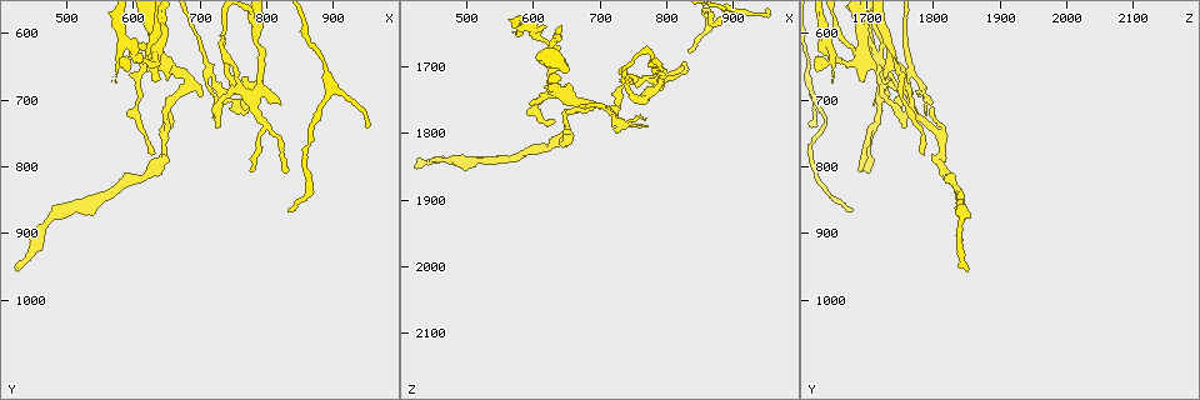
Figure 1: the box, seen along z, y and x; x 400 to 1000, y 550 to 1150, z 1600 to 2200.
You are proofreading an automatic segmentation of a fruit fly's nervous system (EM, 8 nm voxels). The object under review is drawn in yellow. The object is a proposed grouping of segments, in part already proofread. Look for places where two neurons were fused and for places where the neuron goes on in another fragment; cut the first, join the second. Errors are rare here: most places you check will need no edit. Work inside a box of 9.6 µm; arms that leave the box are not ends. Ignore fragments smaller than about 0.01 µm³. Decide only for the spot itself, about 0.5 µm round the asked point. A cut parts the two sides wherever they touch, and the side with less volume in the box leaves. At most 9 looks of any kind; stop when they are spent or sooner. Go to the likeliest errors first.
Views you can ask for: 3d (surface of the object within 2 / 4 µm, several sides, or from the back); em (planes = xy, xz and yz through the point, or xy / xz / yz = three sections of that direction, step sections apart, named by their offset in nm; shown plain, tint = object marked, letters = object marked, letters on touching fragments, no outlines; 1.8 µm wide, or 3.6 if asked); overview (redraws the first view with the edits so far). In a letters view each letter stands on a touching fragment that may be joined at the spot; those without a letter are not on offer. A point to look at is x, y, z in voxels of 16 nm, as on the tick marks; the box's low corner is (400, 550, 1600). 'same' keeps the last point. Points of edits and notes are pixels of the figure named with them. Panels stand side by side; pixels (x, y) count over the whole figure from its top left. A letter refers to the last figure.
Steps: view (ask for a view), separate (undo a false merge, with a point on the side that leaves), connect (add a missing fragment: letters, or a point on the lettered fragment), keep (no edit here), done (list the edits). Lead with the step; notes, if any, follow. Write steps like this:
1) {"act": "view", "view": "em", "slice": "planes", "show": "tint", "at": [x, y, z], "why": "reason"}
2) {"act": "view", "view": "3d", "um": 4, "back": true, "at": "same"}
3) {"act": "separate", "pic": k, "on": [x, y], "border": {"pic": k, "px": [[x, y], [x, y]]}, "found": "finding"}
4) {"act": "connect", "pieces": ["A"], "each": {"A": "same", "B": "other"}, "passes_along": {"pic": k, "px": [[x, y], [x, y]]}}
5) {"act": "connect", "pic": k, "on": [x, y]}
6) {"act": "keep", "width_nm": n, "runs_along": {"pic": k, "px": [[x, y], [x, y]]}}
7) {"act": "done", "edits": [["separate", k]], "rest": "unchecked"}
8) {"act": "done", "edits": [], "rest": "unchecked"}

{"act": "view", "view": "em", "slice": "xz", "step": 8, "show": "tint", "at": [785, 700, 1720], "why": "a fork"}

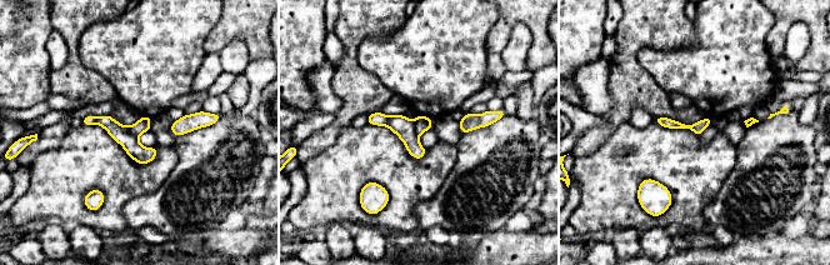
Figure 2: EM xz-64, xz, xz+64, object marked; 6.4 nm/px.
{"act": "view", "view": "em", "slice": "planes", "show": "tint", "at": "same"}

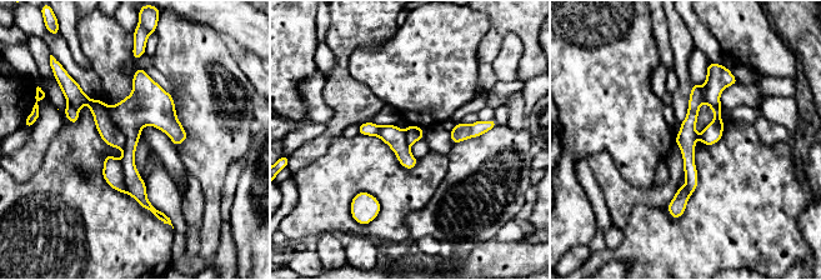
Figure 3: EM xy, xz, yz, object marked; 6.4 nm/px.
{"act": "view", "view": "em", "slice": "planes", "show": "letters", "at": "same", "why": "what lies round it"}

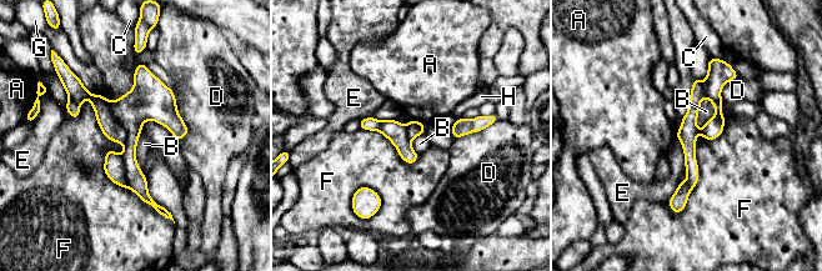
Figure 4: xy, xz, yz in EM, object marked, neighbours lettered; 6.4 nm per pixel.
{"act": "separate", "pic": 4, "on": [128, 134], "width_nm": 140, "each": {"A": "other", "B": "other", "C": "other", "D": "other", "E": "other", "F": "other", "G": "other", "H": "other"}, "found": "a second neuron is stuck on"}

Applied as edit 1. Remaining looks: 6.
{"act": "view", "view": "overview", "why": "see it whole again"}

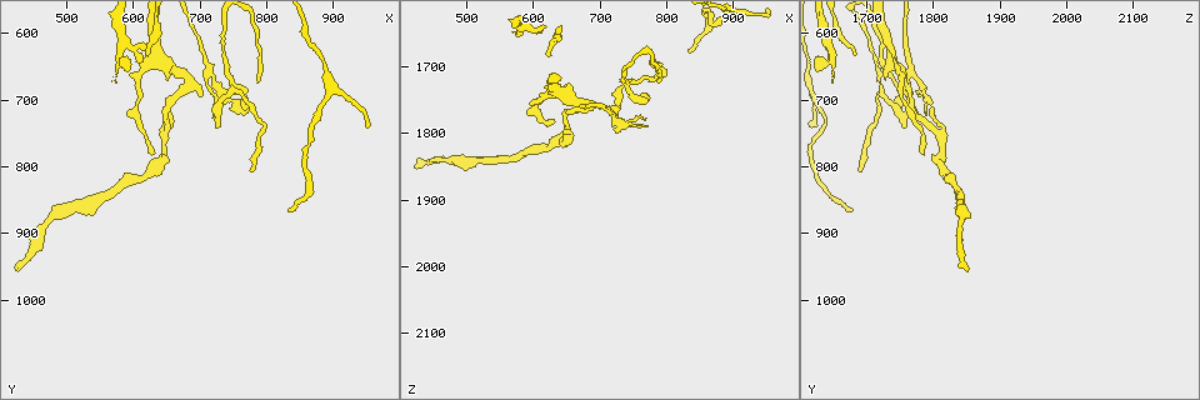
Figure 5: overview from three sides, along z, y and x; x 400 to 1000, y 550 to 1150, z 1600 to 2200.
{"act": "view", "view": "em", "slice": "planes", "show": "letters", "at": [585, 635, 1640], "why": "a narrow waist"}

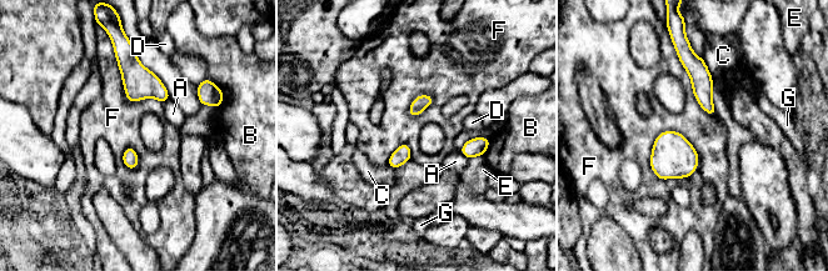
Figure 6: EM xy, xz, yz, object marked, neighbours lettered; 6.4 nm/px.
{"act": "keep", "longest_contact_nm": ["F", 360], "each": {"A": "other", "B": "other", "C": "other", "D": "other", "E": "other", "F": "other", "G": "other"}, "border": {"pic": 6, "px": [[663, 130], [697, 152], [689, 177]]}, "found": "all the same neuron"}

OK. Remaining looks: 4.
{"act": "view", "view": "em", "slice": "xz", "step": 16, "show": "plain", "at": [460, 895, 1840]}

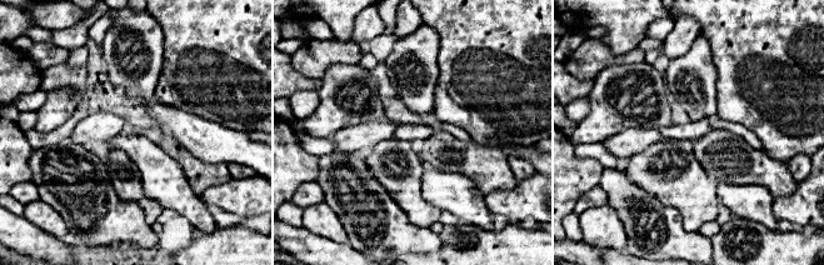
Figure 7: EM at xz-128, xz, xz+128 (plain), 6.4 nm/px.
{"act": "view", "view": "em", "slice": "xz", "step": 16, "show": "tint", "at": "same"}

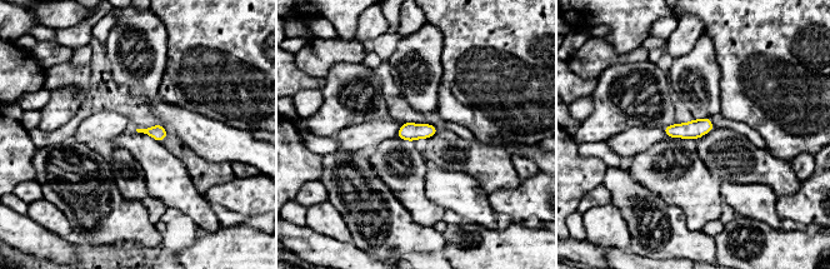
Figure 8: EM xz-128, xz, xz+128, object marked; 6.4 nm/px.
{"act": "view", "view": "em", "slice": "xz", "step": 16, "show": "letters", "at": "same", "why": "see the neighbours"}

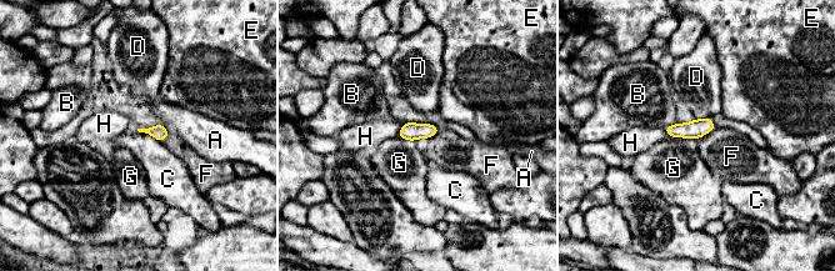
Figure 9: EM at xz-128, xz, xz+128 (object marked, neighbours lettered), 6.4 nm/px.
{"act": "keep", "width_nm": 70, "each": {"A": "other", "B": "other", "C": "other", "D": "other", "E": "other", "F": "other", "G": "other", "H": "other"}, "border": {"pic": 9, "px": [[669, 136], [698, 139]]}, "found": "one neuron here"}

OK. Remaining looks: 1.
{"act": "done", "edits": [["separate", 4]], "rest": "unchecked"}

